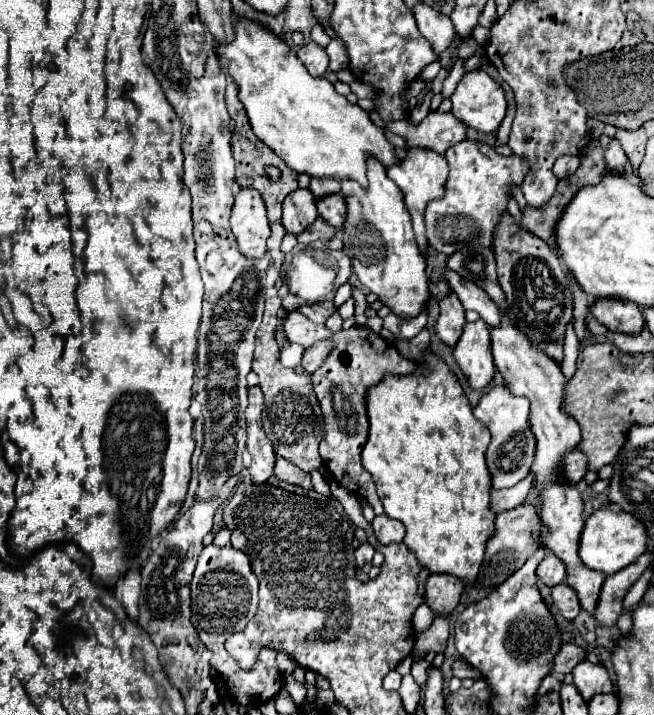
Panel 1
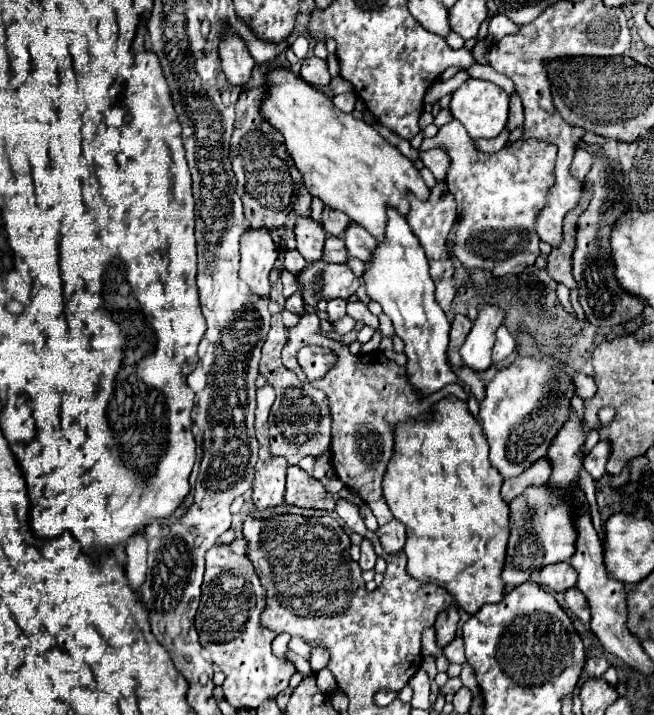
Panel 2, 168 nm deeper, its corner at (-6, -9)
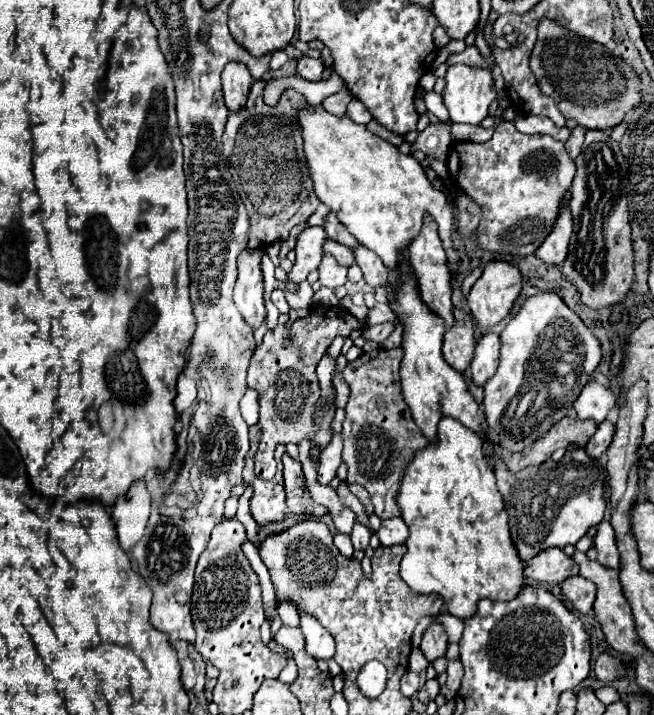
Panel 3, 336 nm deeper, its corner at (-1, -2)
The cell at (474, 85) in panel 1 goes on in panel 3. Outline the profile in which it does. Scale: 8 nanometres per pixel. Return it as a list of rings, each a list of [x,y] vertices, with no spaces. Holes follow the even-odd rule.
[[[468,65],[448,67],[442,97],[452,123],[480,125],[488,115],[488,105],[496,99],[490,69]]]

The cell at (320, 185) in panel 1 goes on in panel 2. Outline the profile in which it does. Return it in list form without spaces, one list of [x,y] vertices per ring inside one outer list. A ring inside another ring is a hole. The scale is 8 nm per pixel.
[[[323,208],[323,214],[321,214],[321,224],[323,228],[333,234],[333,236],[341,236],[341,232],[347,228],[349,224],[349,216],[345,216],[345,212],[339,212],[335,208]]]

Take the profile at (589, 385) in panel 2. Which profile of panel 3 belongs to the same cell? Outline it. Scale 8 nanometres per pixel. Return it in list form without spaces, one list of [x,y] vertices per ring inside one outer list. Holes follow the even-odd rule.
[[[592,381],[584,387],[580,397],[576,399],[574,411],[578,417],[588,417],[594,419],[596,423],[602,423],[610,413],[610,409],[616,407],[616,399],[618,397],[610,389]]]

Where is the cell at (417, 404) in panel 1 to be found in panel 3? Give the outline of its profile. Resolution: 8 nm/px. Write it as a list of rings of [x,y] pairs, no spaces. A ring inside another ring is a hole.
[[[452,417],[440,419],[438,433],[440,441],[416,453],[400,485],[398,505],[402,509],[402,519],[410,527],[410,537],[406,541],[408,551],[400,563],[400,575],[414,593],[438,593],[448,613],[458,619],[470,619],[480,599],[512,601],[520,593],[524,587],[524,563],[512,543],[504,499],[500,499],[500,491],[496,489],[494,471],[488,469],[488,461],[482,457],[480,437]]]

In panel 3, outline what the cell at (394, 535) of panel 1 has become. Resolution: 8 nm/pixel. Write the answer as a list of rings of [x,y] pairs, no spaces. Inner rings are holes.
[[[392,517],[384,519],[382,527],[378,531],[380,543],[382,545],[396,545],[396,543],[406,543],[408,539],[408,525],[404,523],[402,517]]]

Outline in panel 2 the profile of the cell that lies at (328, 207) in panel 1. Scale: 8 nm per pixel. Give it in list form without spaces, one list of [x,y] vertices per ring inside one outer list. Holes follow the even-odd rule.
[[[349,222],[349,226],[343,232],[343,242],[349,250],[349,256],[355,256],[363,262],[369,260],[369,256],[373,254],[373,248],[377,246],[375,238],[357,222]]]

